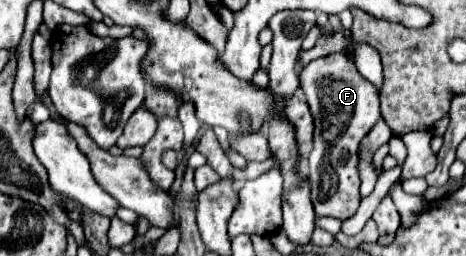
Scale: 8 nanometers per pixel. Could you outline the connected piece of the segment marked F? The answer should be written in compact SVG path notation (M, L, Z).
M332 52L312 60L300 72L300 88L314 116L314 148L310 152L308 182L316 216L350 218L360 206L360 172L358 146L360 140L380 120L380 100L376 88L360 76L352 60L344 52Z

